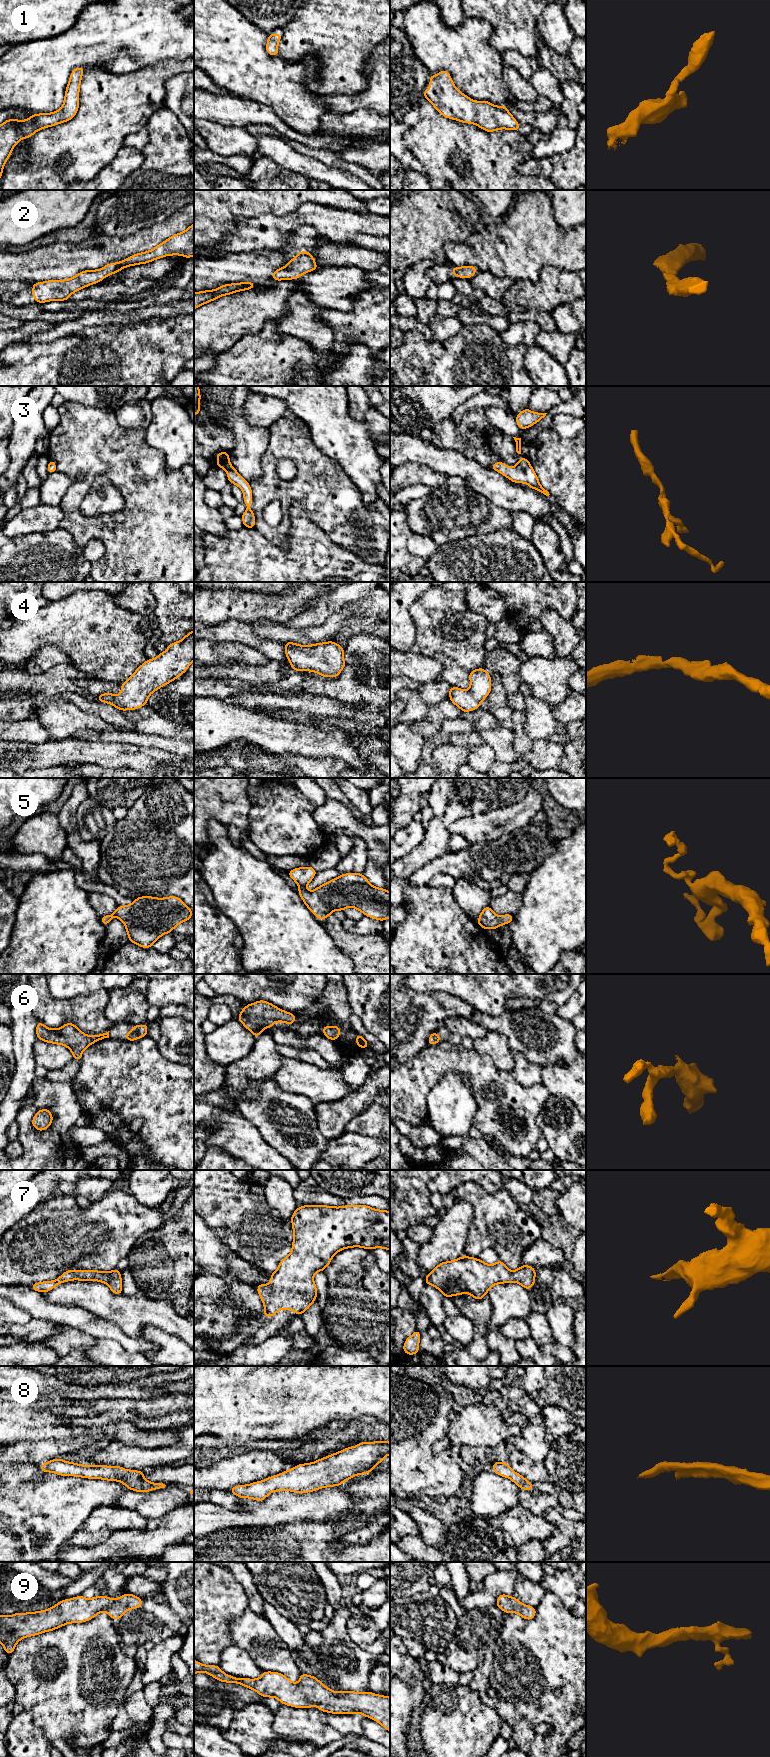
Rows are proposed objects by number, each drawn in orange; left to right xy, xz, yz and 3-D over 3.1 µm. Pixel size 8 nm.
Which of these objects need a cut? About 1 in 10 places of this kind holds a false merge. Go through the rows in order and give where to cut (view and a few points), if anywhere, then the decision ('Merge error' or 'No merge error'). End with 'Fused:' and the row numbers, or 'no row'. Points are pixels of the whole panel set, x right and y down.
1: No split. No merge error
2: No split. No merge error
3: No split. No merge error
4: No split. No merge error
5: No split. No merge error
6: No split. No merge error
7: No split. No merge error
8: No split. No merge error
9: No split. No merge error
Fused: no row

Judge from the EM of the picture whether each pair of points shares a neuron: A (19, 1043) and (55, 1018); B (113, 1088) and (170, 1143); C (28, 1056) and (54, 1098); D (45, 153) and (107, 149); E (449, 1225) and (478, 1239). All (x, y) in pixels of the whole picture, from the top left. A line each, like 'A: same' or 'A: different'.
A: different
B: same
C: different
D: same
E: different

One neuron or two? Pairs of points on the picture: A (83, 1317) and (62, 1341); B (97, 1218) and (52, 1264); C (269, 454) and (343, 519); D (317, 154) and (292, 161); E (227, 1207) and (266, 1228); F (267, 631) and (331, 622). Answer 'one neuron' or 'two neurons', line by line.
A: two neurons
B: one neuron
C: one neuron
D: two neurons
E: one neuron
F: one neuron

